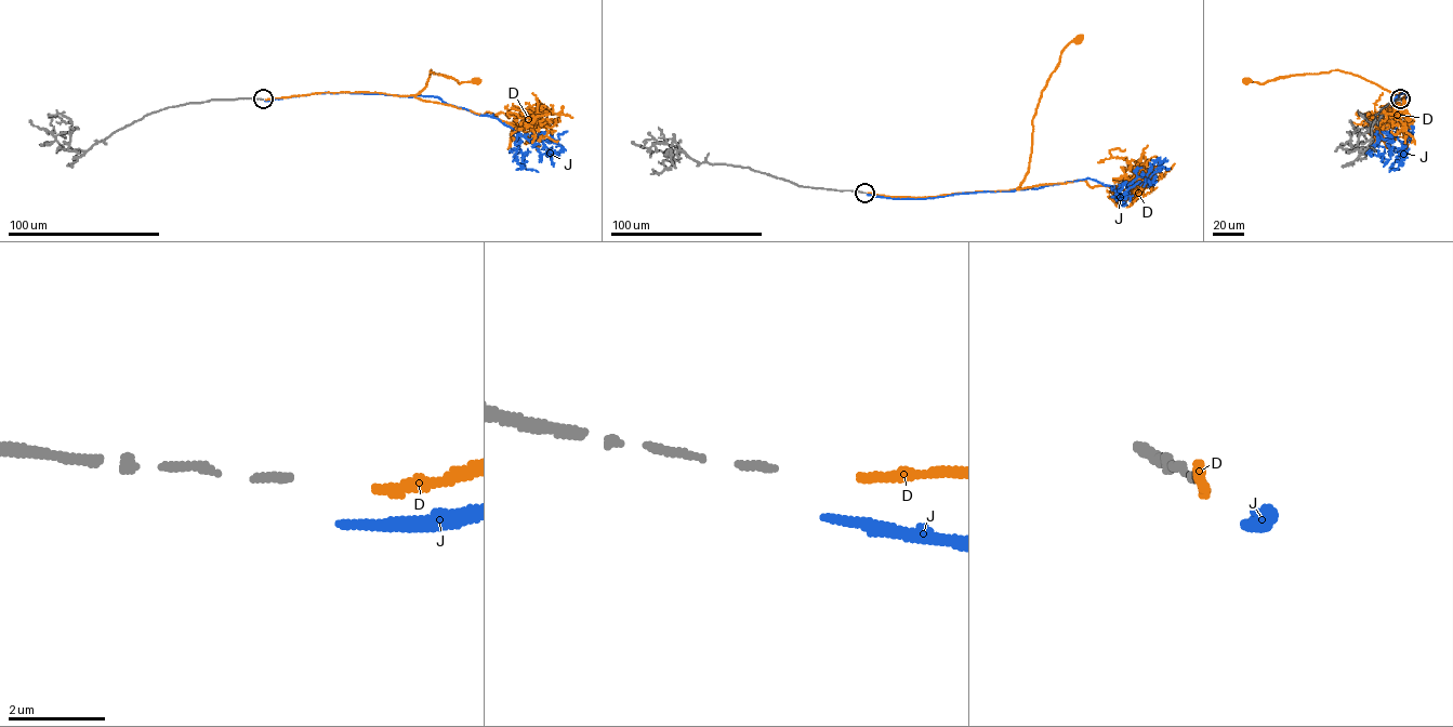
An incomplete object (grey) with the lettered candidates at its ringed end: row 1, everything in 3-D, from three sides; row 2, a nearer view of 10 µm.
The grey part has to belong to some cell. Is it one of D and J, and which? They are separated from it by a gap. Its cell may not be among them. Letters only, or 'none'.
none

